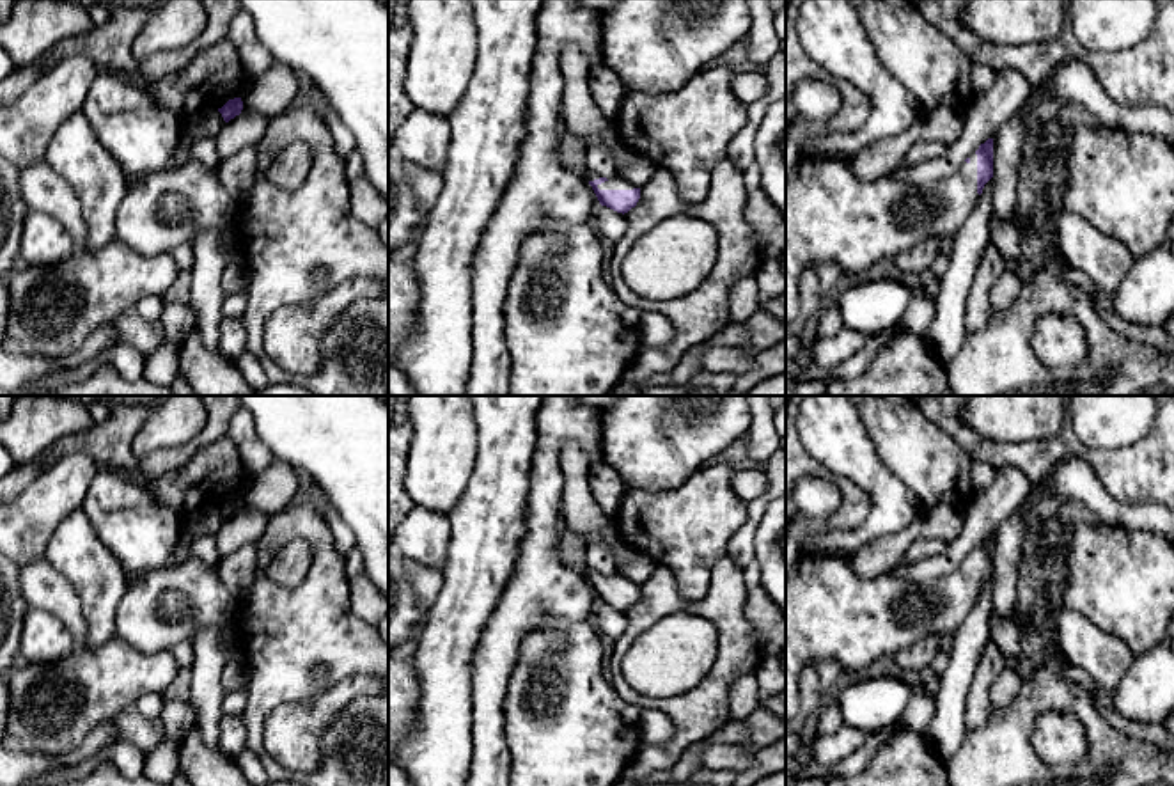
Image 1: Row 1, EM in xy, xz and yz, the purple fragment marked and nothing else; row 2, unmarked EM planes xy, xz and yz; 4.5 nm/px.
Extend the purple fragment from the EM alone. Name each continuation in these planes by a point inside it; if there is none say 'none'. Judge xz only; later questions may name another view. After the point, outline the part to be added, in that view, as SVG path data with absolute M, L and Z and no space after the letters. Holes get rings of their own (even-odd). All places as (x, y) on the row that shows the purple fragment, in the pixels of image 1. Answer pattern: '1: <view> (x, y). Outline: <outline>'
1: xz (614, 183). Outline: M614 176L614 177L607 177L607 181L598 185L598 188L599 190L633 190L635 186L626 179Z

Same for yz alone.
1: yz (830, 215). Outline: M977 154L968 158L968 163L963 161L954 174L931 186L915 186L890 176L862 181L855 176L849 158L800 158L786 172L786 323L798 314L798 280L807 268L835 261L844 275L858 275L922 240L954 238L979 197Z

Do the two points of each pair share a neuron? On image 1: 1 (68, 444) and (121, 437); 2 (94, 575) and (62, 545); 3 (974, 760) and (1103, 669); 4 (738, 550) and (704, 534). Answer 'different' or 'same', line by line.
1: same
2: same
3: different
4: different

